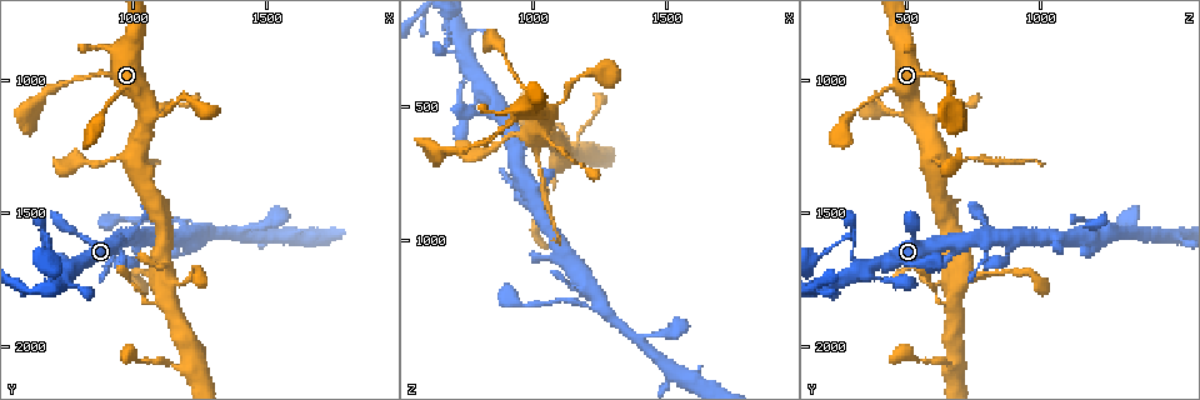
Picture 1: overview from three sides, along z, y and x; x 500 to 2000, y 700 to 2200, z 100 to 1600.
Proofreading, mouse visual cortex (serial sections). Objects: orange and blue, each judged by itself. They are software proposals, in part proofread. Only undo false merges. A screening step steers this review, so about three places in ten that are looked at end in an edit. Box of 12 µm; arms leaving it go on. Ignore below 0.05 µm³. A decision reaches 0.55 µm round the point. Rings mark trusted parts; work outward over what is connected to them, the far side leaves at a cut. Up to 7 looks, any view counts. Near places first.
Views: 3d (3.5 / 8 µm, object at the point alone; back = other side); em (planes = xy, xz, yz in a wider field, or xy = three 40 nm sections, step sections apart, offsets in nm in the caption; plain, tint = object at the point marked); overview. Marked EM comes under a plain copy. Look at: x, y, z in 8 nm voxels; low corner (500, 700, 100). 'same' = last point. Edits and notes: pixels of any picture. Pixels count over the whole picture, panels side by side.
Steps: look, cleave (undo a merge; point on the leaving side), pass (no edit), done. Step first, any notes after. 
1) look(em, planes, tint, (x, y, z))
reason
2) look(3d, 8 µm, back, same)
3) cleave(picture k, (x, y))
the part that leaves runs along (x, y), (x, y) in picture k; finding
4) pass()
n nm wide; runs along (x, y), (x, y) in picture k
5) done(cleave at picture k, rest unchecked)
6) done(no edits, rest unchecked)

look(3d, 3.5 µm, (1250, 1580, 1260))
branch point

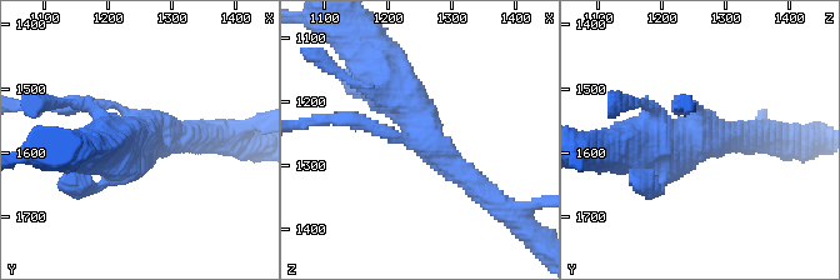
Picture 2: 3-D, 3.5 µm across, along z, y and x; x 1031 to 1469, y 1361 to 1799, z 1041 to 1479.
look(em, xy, step 3, tint, (1255, 1575, 1260))
3 arms; arms of 150, 350, 600 nm

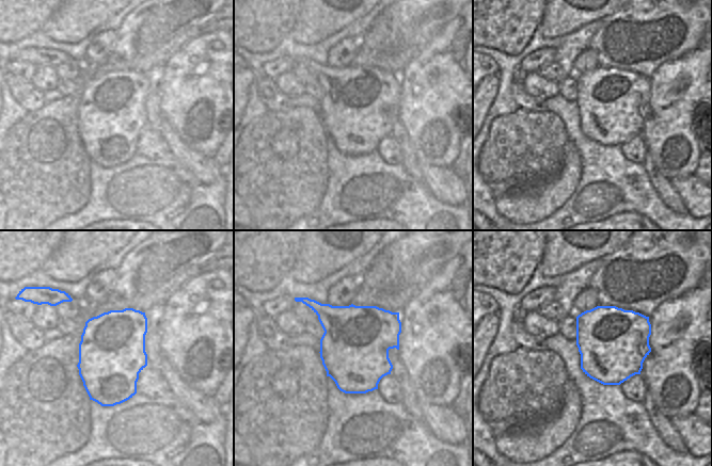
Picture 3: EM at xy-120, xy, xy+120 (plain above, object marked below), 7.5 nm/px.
pass()
continuous, no second cell

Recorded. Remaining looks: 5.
look(3d, 8 µm, back, (670, 1600, 300))
branch point

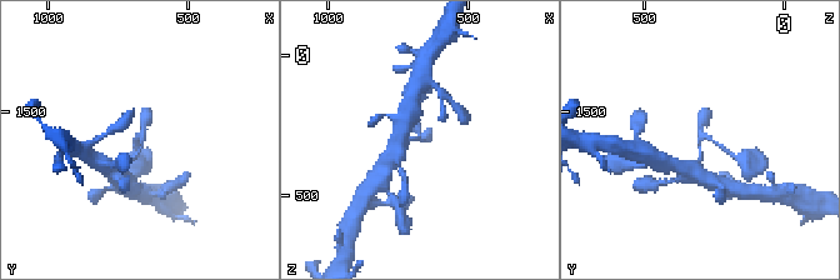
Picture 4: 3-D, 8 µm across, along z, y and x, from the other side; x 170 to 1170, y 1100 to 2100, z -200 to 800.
look(3d, 3.5 µm, (680, 1610, 290))
closer look

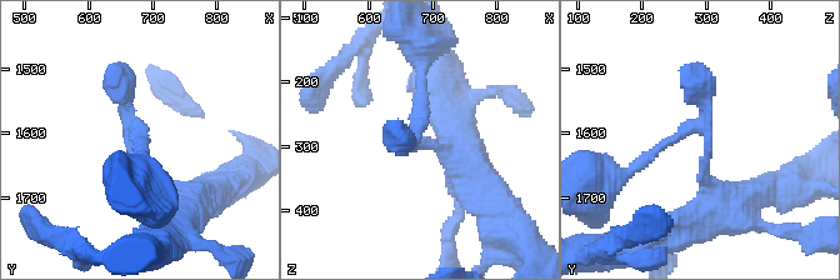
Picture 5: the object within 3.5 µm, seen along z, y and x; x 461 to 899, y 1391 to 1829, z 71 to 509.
look(em, xy, step 2, tint, (675, 1600, 300))

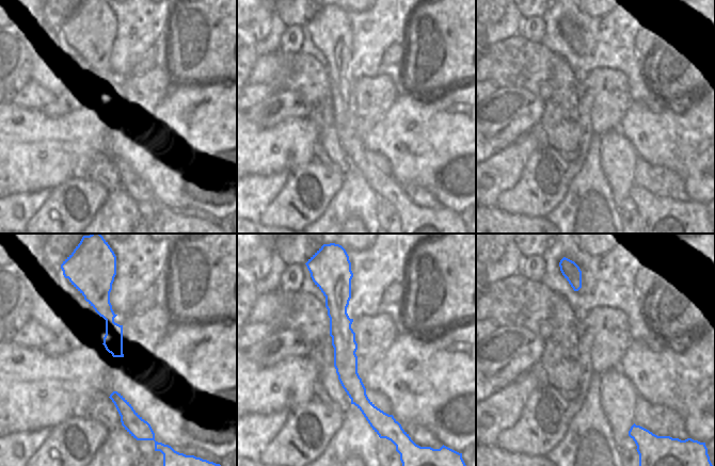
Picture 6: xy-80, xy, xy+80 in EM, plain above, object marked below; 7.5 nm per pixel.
pass()
all the same cell

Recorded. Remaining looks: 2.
look(3d, 3.5 µm, (1080, 1130, 500))
looks like a crossing

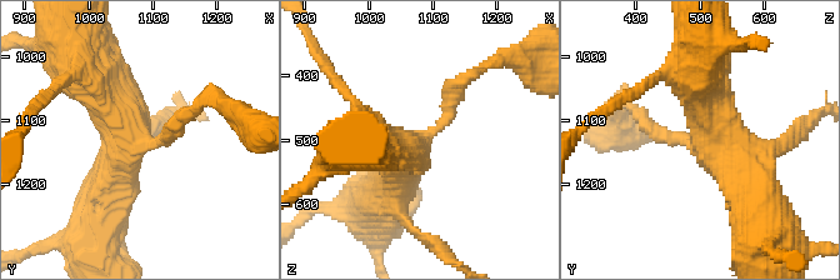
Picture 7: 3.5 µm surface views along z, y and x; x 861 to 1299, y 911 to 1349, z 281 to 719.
look(em, xy, step 3, tint, (1080, 1140, 500))
4 arms; arms of 150, 250, 600, 600 nm

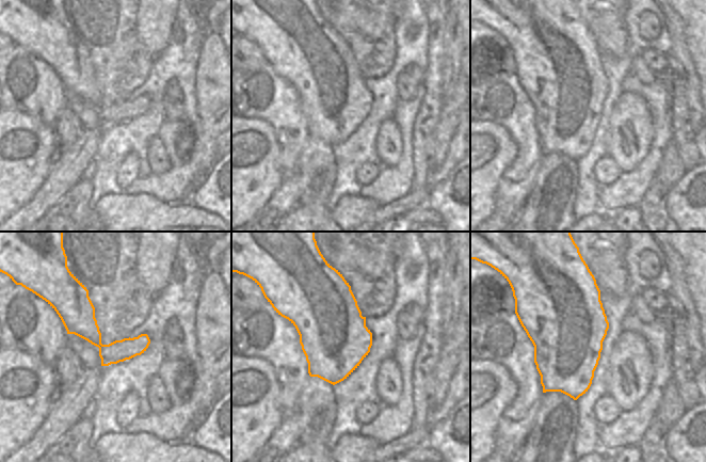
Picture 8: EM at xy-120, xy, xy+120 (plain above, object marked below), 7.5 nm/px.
pass()
one cell here

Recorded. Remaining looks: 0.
done(no edits, rest unchecked)

